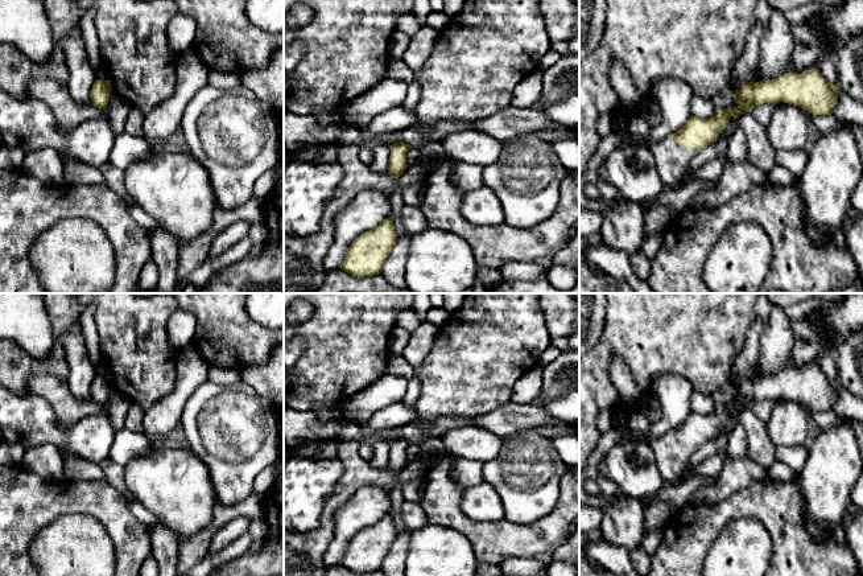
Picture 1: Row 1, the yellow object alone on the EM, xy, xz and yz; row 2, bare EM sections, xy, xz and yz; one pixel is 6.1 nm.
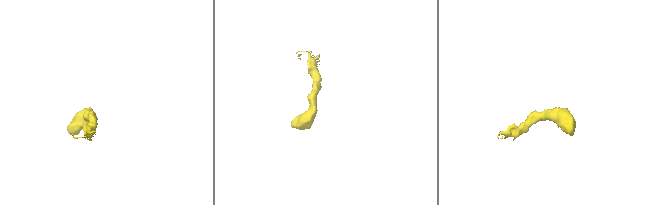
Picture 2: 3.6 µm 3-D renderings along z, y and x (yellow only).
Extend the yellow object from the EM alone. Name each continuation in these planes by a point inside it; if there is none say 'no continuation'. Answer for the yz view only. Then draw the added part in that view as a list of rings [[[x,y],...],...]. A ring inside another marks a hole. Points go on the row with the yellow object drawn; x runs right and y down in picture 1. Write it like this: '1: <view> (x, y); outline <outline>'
1: yz (672, 161); outline [[[668,137],[649,144],[648,148],[653,153],[658,176],[665,185],[680,182],[697,153],[694,147],[680,147],[674,139]]]

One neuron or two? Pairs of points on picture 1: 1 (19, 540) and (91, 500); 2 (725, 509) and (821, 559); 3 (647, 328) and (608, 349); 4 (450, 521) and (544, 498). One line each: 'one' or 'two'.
1: one
2: one
3: one
4: two

